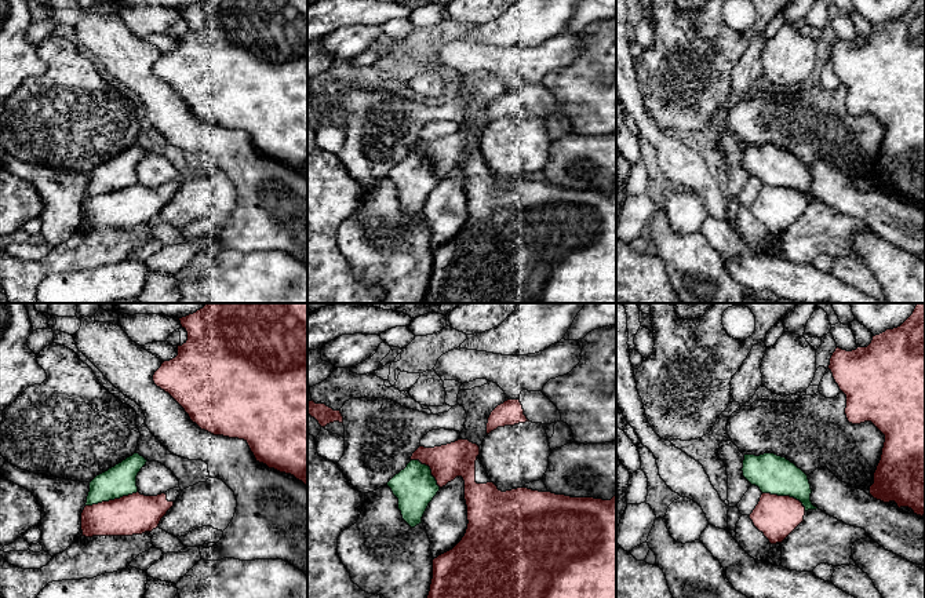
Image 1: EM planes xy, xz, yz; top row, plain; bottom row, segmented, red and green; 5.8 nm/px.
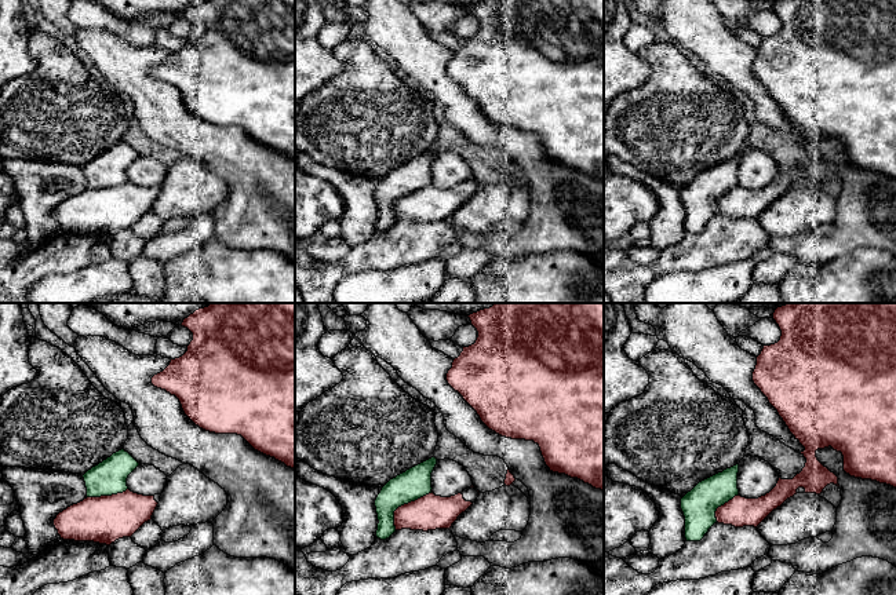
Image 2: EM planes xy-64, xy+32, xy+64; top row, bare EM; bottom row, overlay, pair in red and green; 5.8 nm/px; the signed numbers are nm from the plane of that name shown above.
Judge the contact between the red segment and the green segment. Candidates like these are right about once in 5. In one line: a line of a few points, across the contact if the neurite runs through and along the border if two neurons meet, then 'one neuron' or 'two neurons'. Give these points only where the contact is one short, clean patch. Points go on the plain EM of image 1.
line xy (137, 182), (86, 197); two neurons

